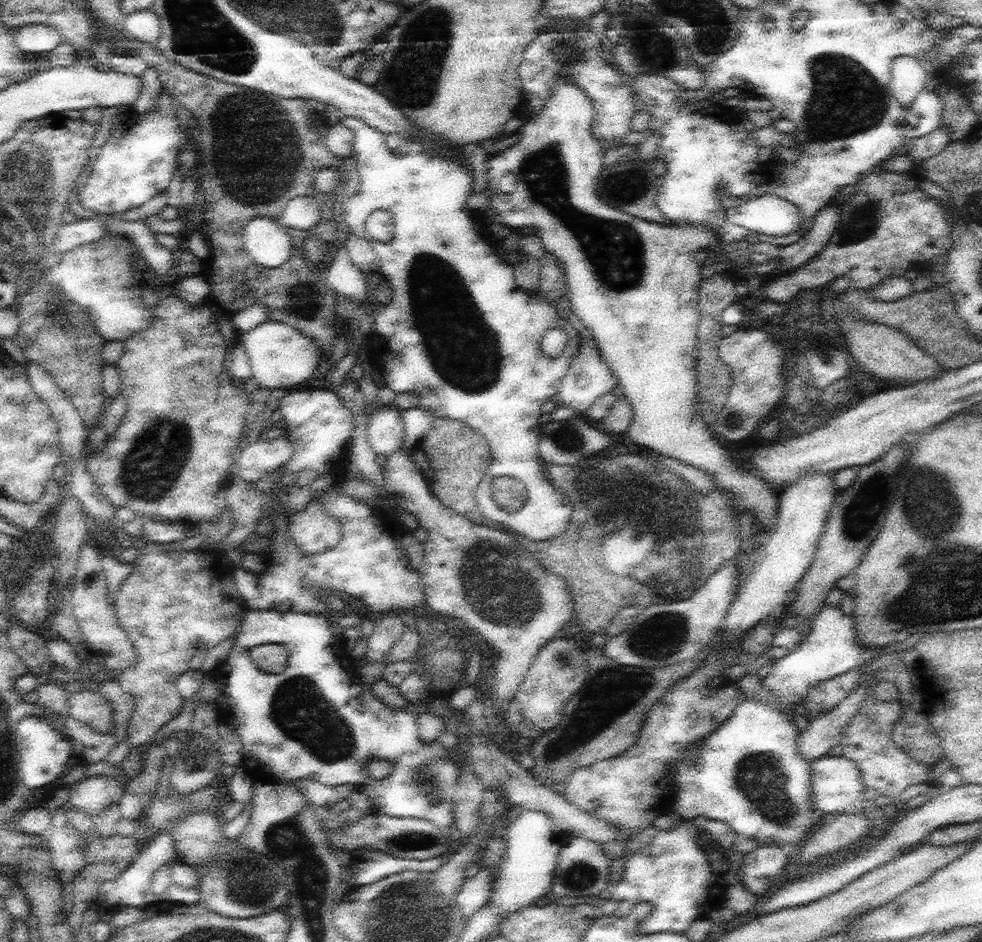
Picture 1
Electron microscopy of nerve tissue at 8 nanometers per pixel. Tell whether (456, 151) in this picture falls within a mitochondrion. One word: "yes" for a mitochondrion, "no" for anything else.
no

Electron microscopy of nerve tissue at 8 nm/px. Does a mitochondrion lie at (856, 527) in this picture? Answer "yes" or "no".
yes

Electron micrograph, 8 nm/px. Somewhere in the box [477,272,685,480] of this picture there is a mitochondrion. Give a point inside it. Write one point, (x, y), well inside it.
(567, 442)

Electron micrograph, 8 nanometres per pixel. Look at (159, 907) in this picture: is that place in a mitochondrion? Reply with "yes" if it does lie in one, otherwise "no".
no

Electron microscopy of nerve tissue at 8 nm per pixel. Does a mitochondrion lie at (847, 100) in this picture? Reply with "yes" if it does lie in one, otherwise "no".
yes

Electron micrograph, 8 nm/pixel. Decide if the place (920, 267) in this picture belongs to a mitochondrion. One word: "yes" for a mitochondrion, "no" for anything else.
no

